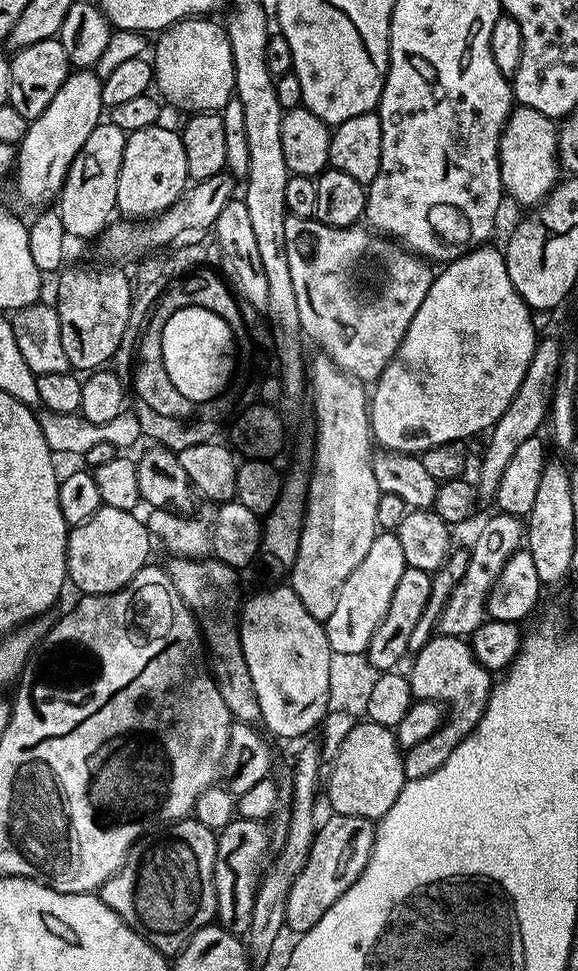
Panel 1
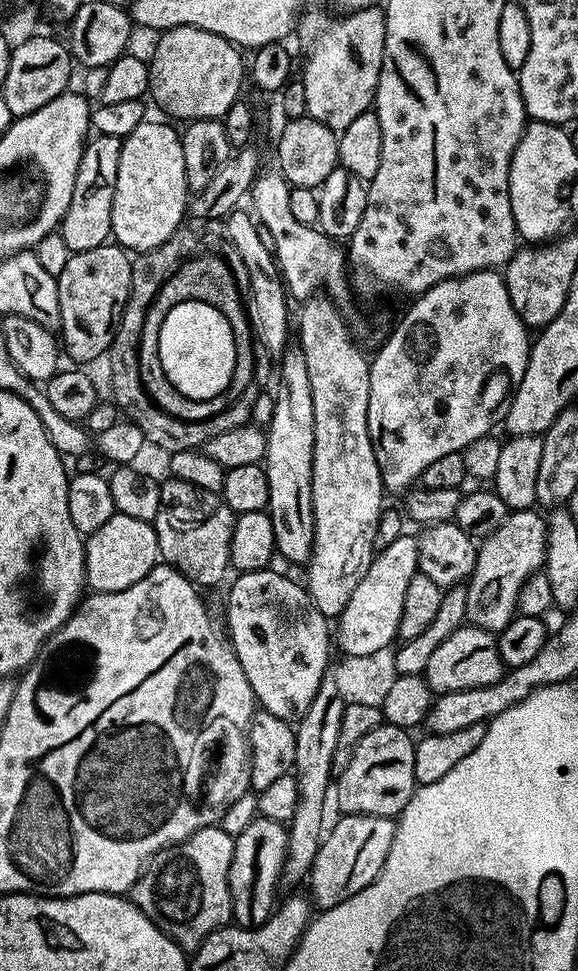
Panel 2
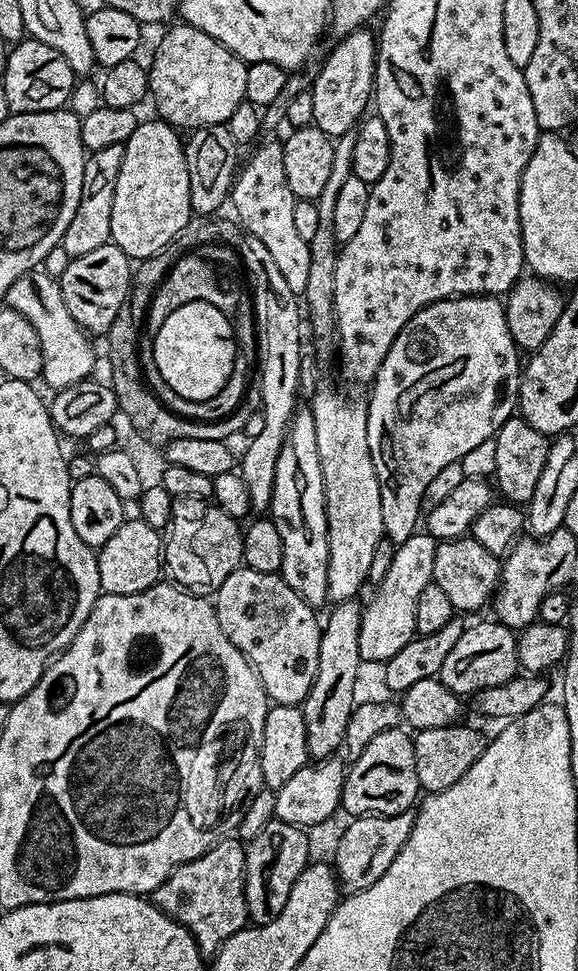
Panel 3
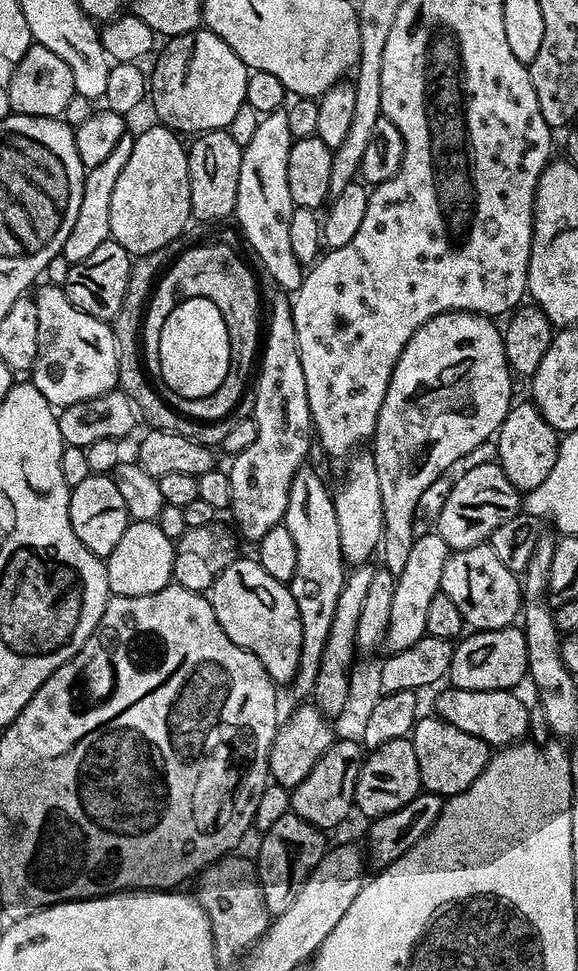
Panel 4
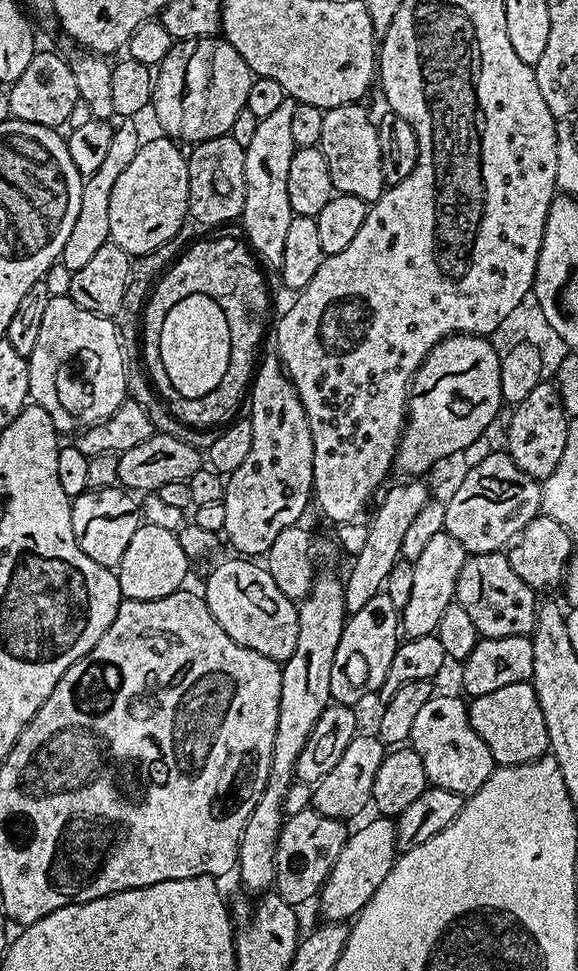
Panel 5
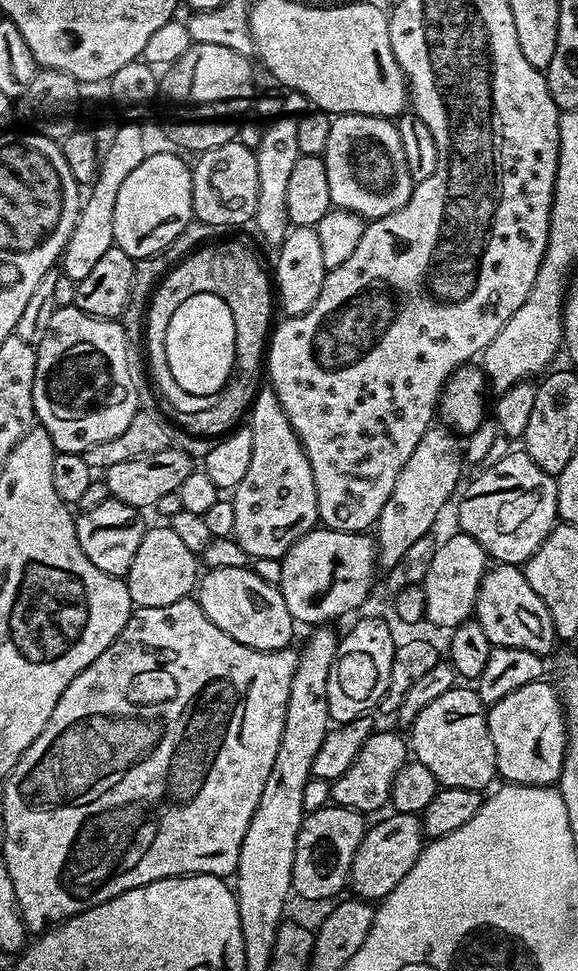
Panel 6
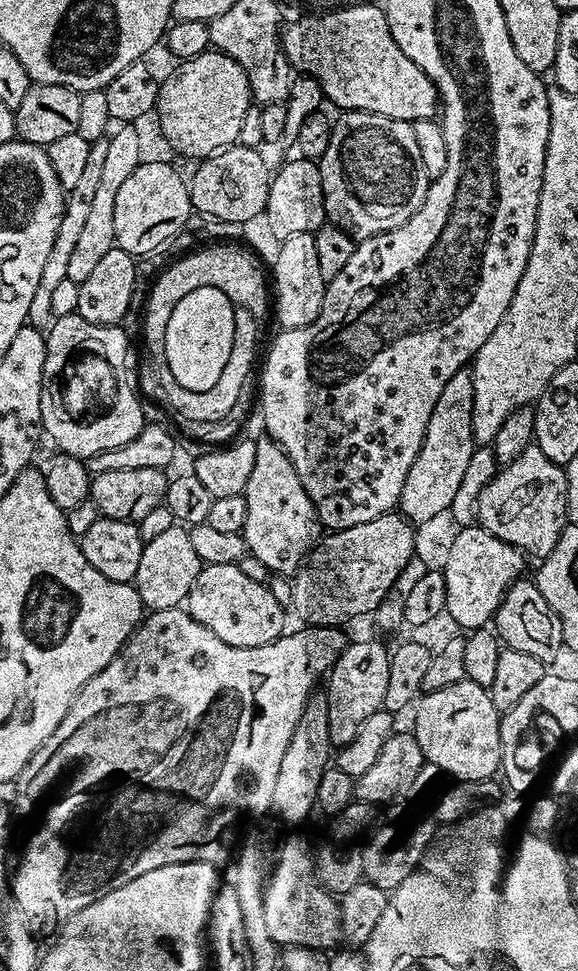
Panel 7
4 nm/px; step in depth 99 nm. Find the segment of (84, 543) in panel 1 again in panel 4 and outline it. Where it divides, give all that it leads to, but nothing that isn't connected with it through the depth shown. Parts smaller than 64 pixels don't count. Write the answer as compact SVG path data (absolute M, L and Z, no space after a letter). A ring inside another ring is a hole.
M132 520L126 534L108 557L104 569L108 575L108 590L112 596L141 596L154 594L173 583L174 554L176 545L173 537L162 534L155 520Z

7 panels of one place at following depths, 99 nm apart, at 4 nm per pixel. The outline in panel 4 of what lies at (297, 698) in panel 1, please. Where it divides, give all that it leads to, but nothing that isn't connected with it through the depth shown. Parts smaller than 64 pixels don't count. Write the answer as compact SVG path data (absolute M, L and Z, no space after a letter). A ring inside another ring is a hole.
M238 558L218 574L210 589L210 599L216 621L230 642L254 654L273 684L291 685L296 679L302 654L302 622L298 618L298 606L291 587L270 578L270 574L262 570L259 560Z

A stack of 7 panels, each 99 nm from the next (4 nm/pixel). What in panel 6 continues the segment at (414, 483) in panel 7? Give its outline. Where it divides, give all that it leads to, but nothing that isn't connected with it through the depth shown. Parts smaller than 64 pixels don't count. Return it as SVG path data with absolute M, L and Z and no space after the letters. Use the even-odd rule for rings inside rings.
M433 426L422 434L422 442L414 446L414 454L410 454L406 466L402 466L402 474L398 474L398 482L394 482L394 490L390 490L390 498L386 498L386 506L382 506L382 514L374 525L374 543L378 553L378 564L381 569L389 570L402 558L406 550L417 542L418 538L429 535L437 511L447 500L453 499L452 491L460 480L460 471L466 465L466 452L462 440L457 433L447 426Z

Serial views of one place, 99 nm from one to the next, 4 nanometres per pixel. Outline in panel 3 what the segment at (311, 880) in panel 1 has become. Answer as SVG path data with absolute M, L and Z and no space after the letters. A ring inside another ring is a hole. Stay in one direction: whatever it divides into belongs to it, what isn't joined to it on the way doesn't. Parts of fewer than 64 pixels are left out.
M412 810L389 816L358 816L349 819L348 829L341 834L336 844L334 859L334 871L341 889L351 894L374 886L374 882L378 882L378 878L382 878L382 874L386 874L386 870L396 863L398 854L406 846L406 838L410 838L415 821L416 814Z

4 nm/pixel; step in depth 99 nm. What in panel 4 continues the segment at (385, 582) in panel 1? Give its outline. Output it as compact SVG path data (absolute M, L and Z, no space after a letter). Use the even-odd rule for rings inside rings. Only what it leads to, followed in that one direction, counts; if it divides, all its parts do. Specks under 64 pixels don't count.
M431 530L424 536L416 538L410 550L410 559L406 561L402 574L396 577L394 603L390 606L390 626L384 635L383 647L389 653L406 650L406 646L414 646L418 638L426 634L426 606L430 606L434 594L440 591L442 569L446 567L450 555L448 543L438 533Z

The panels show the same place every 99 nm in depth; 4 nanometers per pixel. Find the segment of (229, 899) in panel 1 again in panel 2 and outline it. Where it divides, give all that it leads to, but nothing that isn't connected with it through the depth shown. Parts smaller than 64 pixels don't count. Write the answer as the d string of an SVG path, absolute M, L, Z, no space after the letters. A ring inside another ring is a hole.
M260 816L242 834L234 837L234 858L230 858L230 898L232 918L237 928L260 928L272 917L277 907L276 892L280 888L282 866L286 862L288 830L284 824Z

